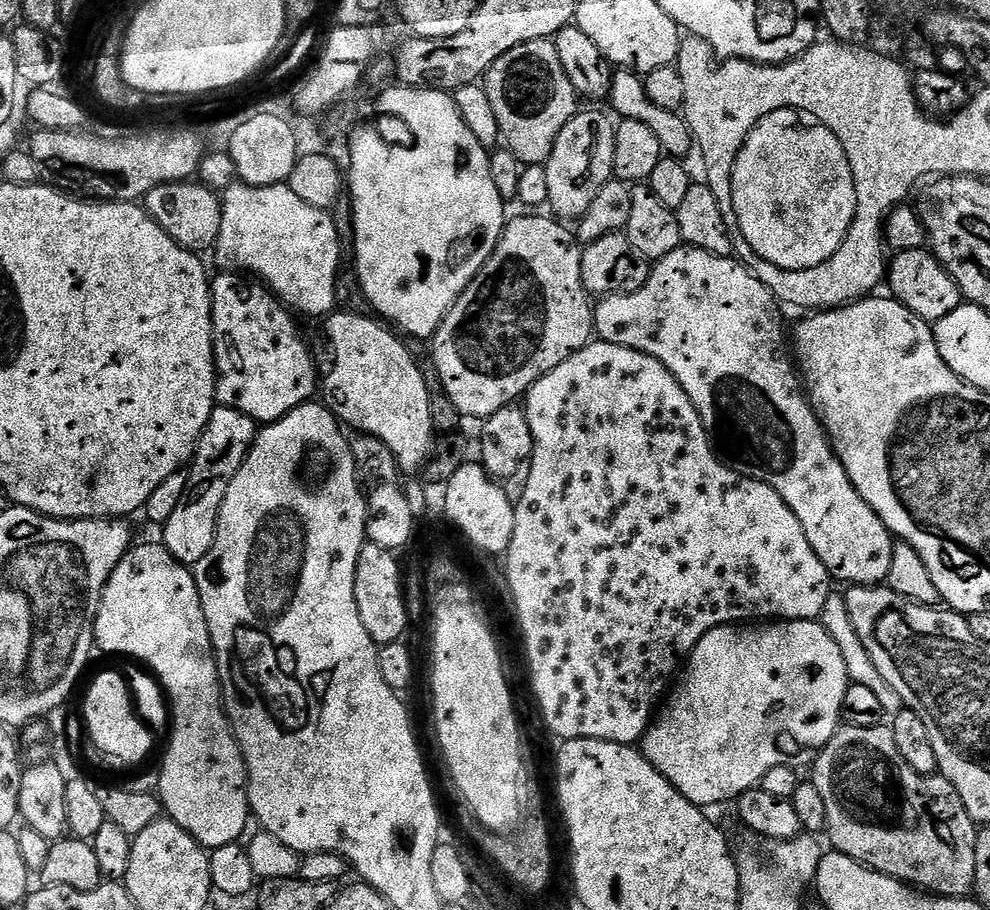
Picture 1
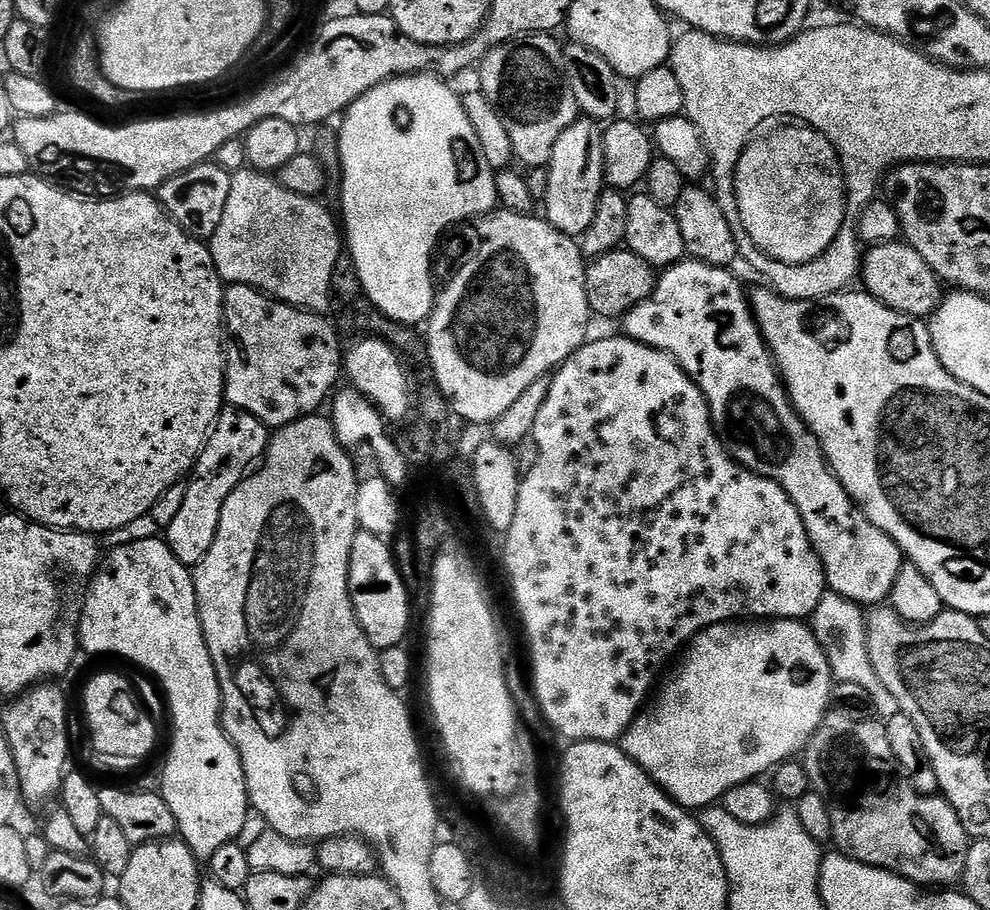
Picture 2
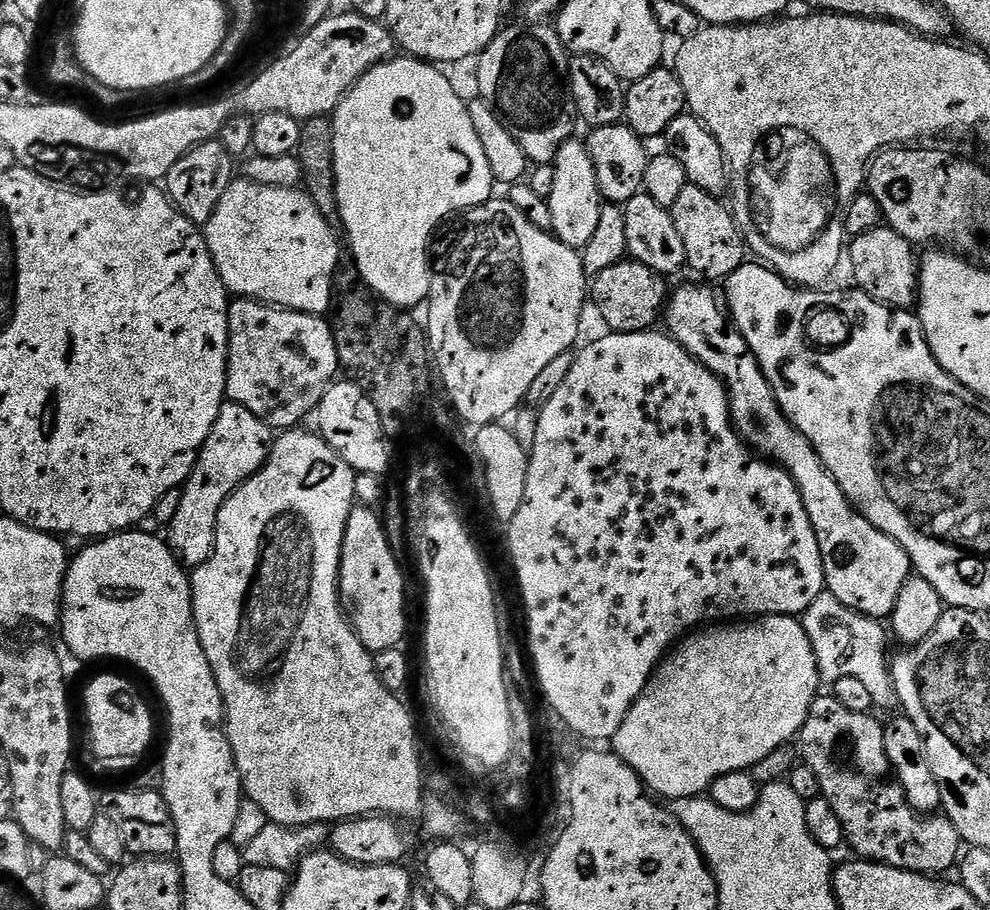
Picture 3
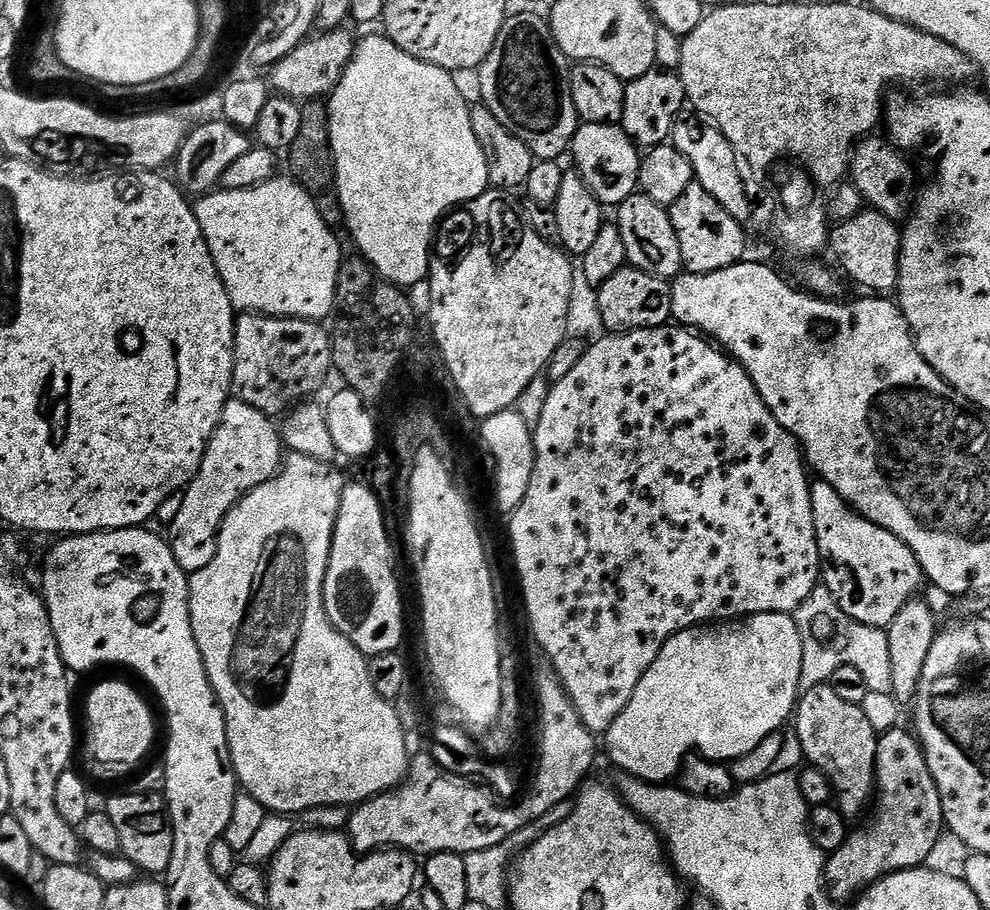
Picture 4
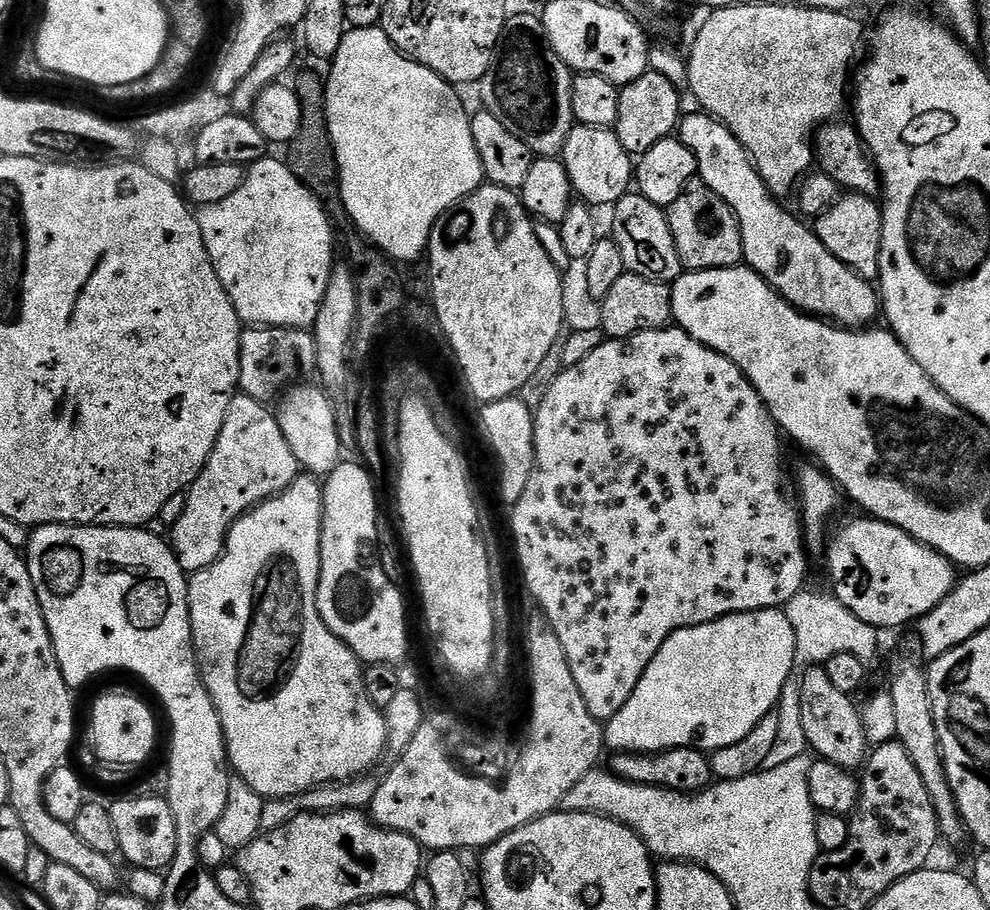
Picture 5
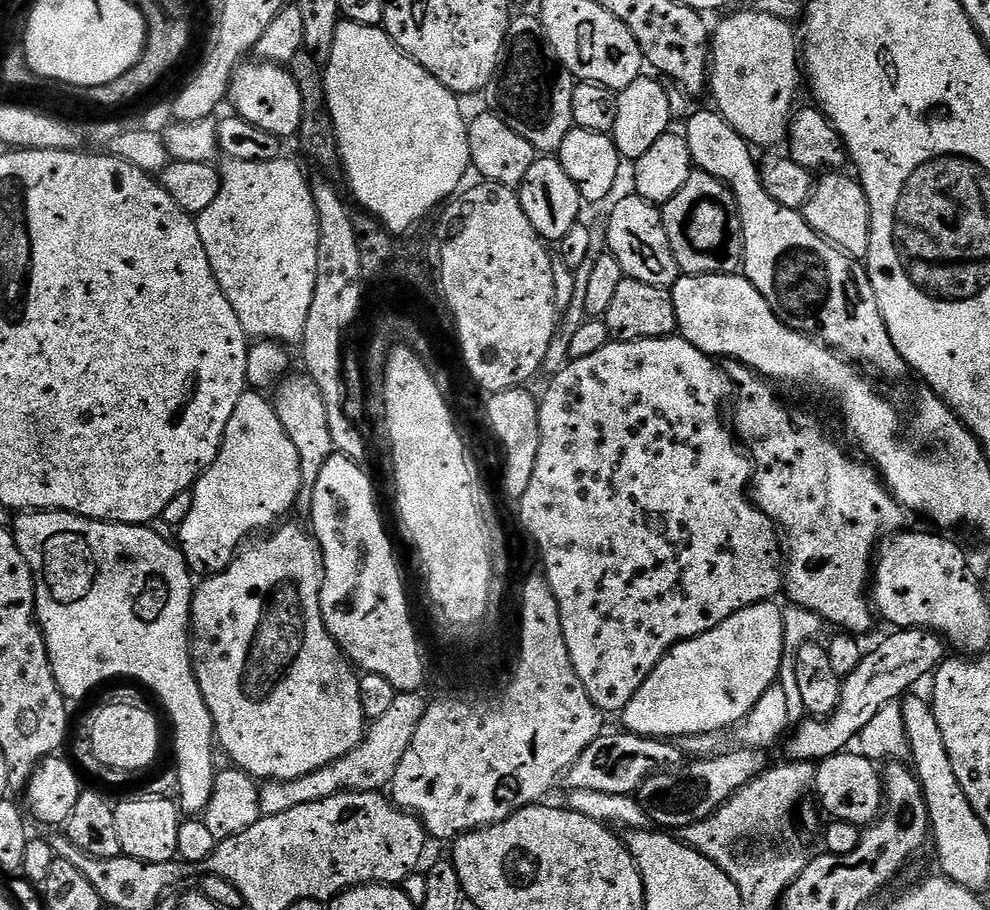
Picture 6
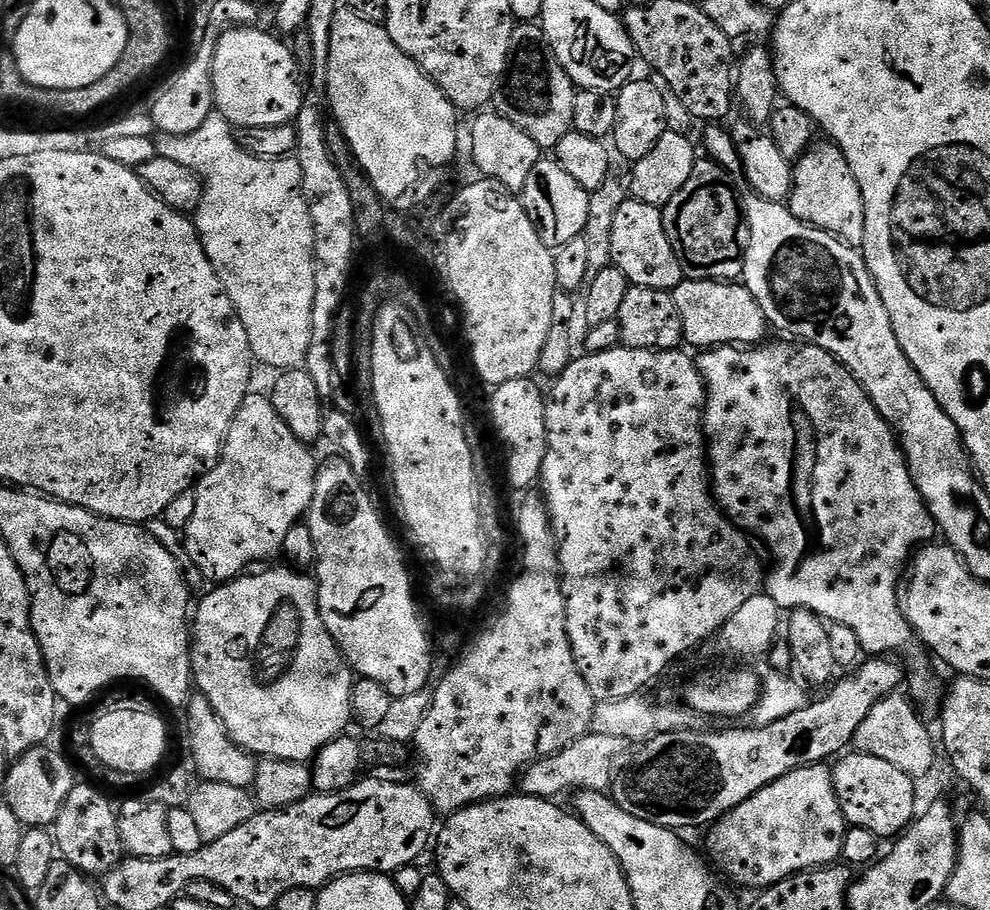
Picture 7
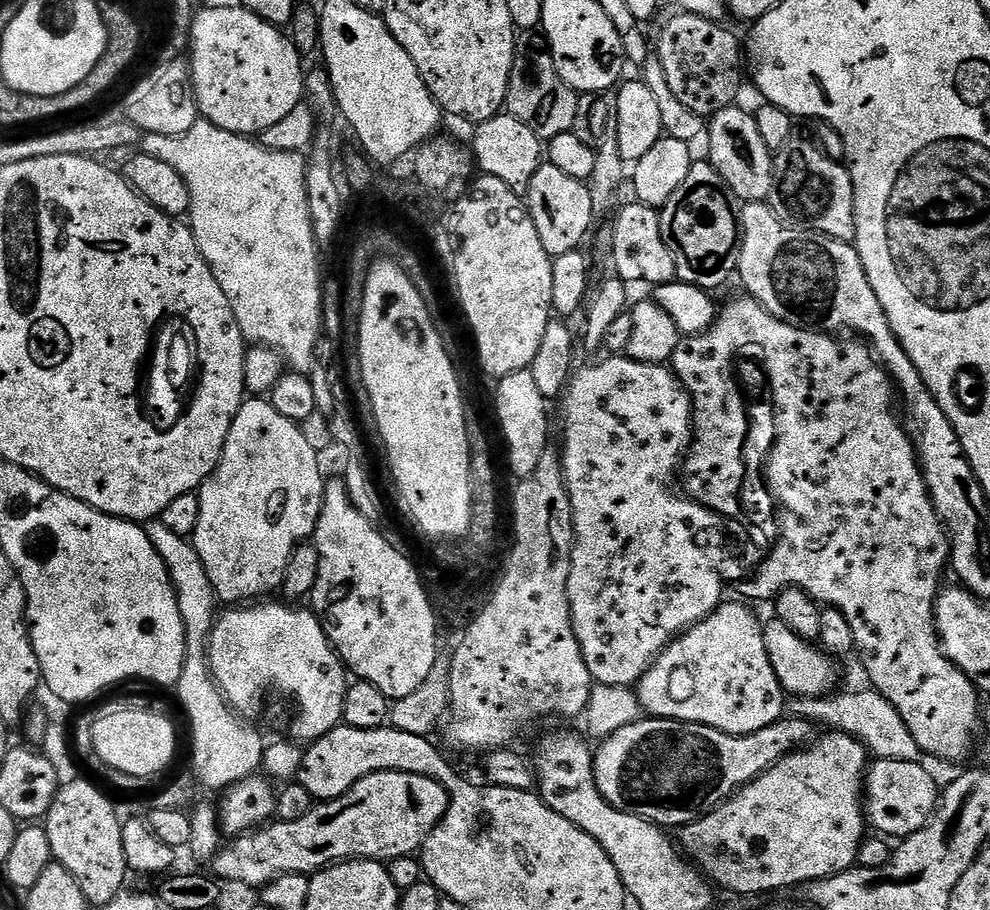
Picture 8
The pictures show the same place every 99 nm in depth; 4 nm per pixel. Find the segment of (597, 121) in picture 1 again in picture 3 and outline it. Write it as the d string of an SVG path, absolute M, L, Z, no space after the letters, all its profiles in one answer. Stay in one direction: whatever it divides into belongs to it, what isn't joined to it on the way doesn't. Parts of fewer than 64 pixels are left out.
M579 138L567 140L558 150L551 166L554 170L554 190L550 190L546 198L550 206L552 223L550 231L566 246L583 250L586 242L590 242L590 237L594 235L598 226L598 217L604 209L598 178L594 174L594 164L590 162L587 143Z

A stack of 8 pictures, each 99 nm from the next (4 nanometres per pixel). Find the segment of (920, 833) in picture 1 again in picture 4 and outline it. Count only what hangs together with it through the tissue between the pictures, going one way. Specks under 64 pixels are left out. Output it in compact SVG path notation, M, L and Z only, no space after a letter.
M819 684L814 690L800 693L794 713L794 731L802 744L805 761L830 778L835 807L845 818L863 817L876 791L878 733L870 726L861 705L846 702L830 685Z

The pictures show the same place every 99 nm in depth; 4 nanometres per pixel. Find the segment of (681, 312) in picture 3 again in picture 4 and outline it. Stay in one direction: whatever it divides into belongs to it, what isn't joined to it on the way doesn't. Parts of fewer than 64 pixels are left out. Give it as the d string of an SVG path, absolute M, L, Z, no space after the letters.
M823 482L811 485L814 530L820 551L820 570L823 587L834 594L838 606L866 626L887 629L890 622L906 606L917 599L926 577L918 558L890 530L882 530L874 522L849 508L832 487Z

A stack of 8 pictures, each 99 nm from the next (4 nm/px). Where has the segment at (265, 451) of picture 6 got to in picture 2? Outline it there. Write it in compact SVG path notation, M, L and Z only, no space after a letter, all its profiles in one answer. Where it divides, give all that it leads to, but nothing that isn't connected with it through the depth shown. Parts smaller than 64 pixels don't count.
M231 406L220 409L212 429L204 439L198 467L187 481L182 506L178 506L178 514L174 514L174 522L170 522L170 526L166 529L168 549L174 554L174 558L178 558L178 562L195 566L202 562L202 558L206 558L216 537L220 511L226 498L245 475L244 467L252 463L255 465L263 457L269 439L268 425L254 418L254 414Z

